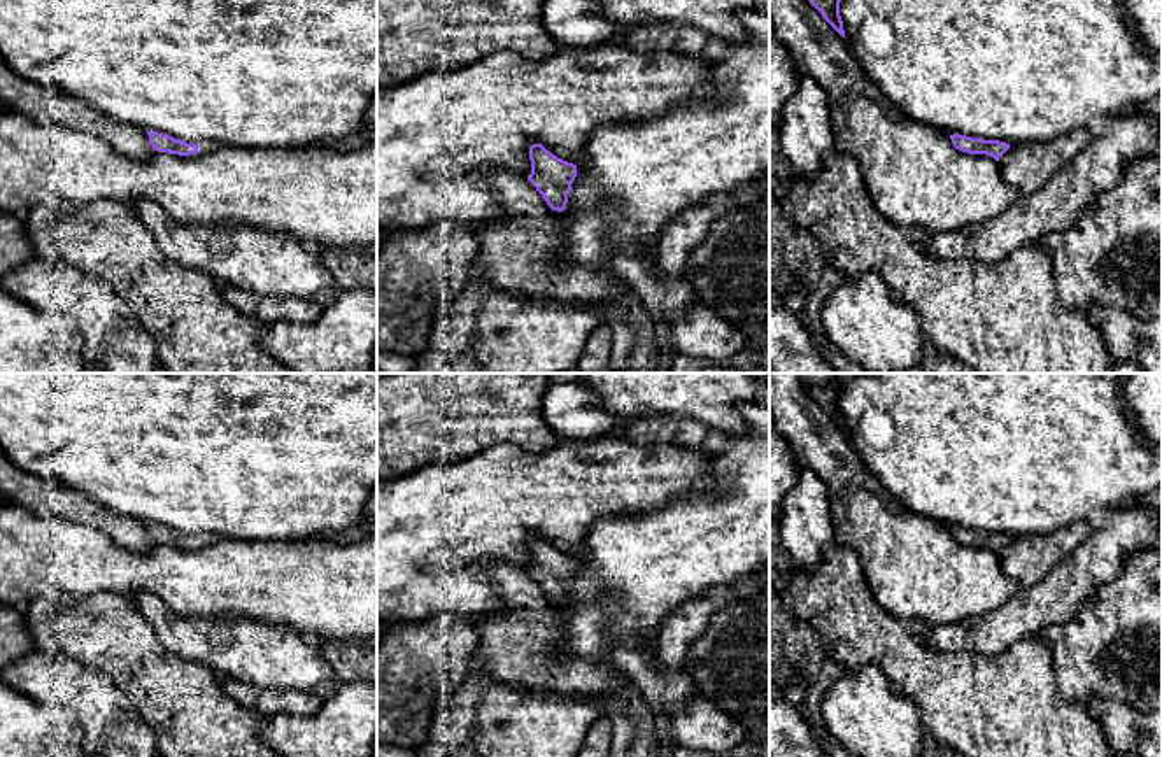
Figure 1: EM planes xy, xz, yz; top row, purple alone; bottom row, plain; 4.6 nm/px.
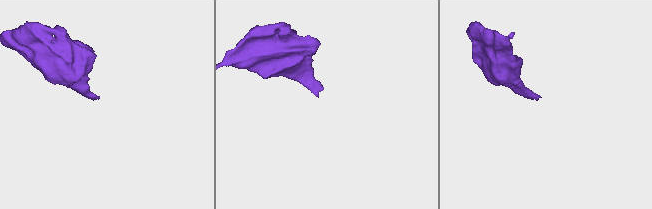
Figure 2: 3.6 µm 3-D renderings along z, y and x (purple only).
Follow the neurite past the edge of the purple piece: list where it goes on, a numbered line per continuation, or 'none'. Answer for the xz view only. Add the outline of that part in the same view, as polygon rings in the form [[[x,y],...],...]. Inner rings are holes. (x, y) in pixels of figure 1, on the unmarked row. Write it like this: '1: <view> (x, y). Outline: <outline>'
none

